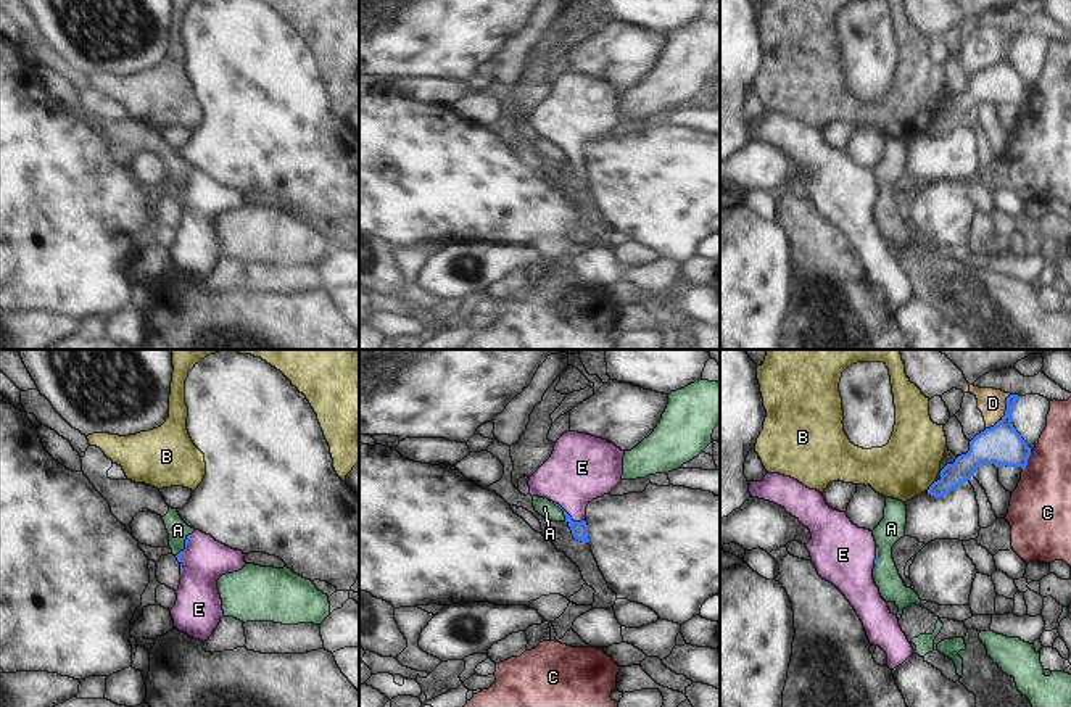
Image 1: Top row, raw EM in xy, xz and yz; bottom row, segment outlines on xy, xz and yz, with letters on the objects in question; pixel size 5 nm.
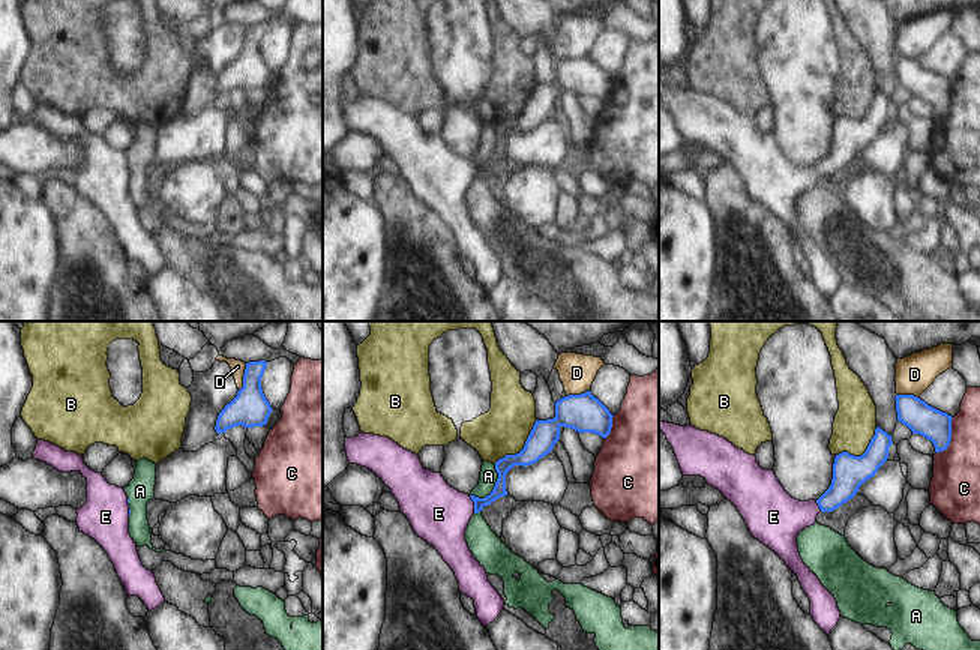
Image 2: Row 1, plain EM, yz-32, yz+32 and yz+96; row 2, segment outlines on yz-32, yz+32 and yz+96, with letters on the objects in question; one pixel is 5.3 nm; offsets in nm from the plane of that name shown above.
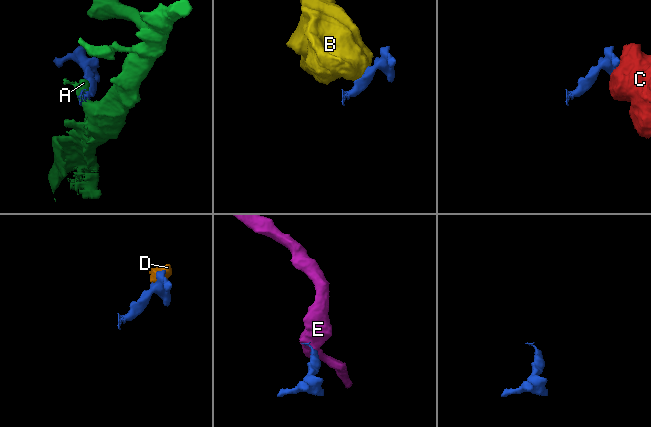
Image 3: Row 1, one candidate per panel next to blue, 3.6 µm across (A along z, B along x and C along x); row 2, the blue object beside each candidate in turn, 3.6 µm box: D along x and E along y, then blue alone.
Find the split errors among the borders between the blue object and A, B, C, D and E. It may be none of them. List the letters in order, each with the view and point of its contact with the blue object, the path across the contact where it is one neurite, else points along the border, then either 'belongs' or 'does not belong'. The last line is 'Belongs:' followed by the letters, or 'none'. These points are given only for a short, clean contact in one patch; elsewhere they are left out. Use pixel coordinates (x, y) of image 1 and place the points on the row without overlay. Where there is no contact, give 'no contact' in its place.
A: contact xz (561, 147); border xz (549, 140), (562, 150), (566, 160); does not belong
B: contact yz (931, 124); border yz (934, 119), (926, 129); does not belong
C: contact yz (1026, 100); border yz (1031, 90), (1023, 110); does not belong
D: contact yz (1005, 52); border yz (1010, 33), (1005, 52), (986, 68); does not belong
E: contact xz (567, 153); way xz (578, 168), (567, 153), (572, 119), (582, 107); belongs
Belongs: E

